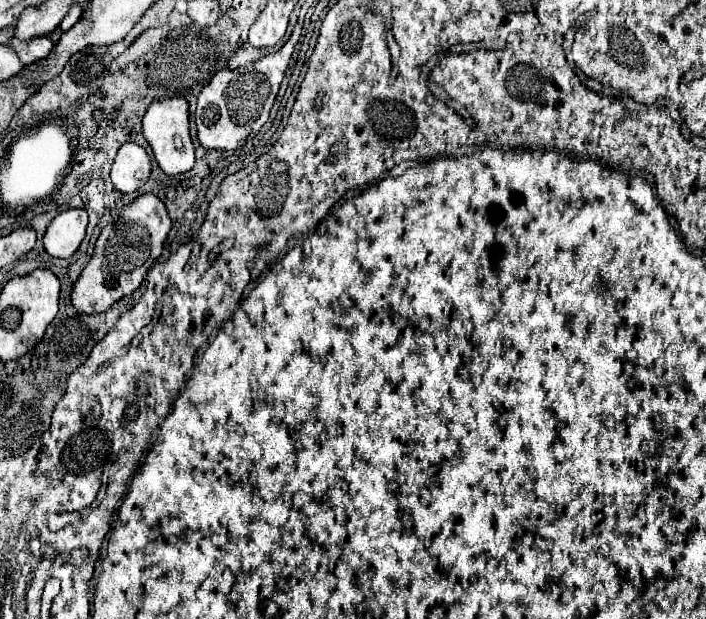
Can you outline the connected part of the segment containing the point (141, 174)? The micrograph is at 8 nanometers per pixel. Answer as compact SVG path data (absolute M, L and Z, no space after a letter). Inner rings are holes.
M124 143L116 153L110 177L120 193L138 191L150 177L150 159L146 151L136 143Z

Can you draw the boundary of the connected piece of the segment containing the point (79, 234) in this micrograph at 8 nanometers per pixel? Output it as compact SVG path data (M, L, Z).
M70 209L56 215L44 235L46 253L60 259L72 257L86 235L86 225L88 213L84 209Z

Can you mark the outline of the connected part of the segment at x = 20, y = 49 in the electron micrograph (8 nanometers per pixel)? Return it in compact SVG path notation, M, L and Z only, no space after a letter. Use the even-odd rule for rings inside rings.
M40 37L36 41L28 41L28 45L14 45L12 49L18 53L18 57L24 65L32 65L32 63L48 57L48 53L54 49L54 41L48 37Z

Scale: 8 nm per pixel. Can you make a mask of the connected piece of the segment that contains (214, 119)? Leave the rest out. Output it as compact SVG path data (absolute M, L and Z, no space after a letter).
M296 25L294 33L280 51L266 55L260 61L246 65L244 69L234 69L234 71L224 69L216 73L212 81L200 91L198 107L196 107L196 127L198 127L198 141L204 149L236 151L244 145L244 141L252 133L258 133L262 129L262 125L268 121L268 113L278 95L280 83L284 79L284 71L290 63L292 51L300 37L300 27L302 25Z

